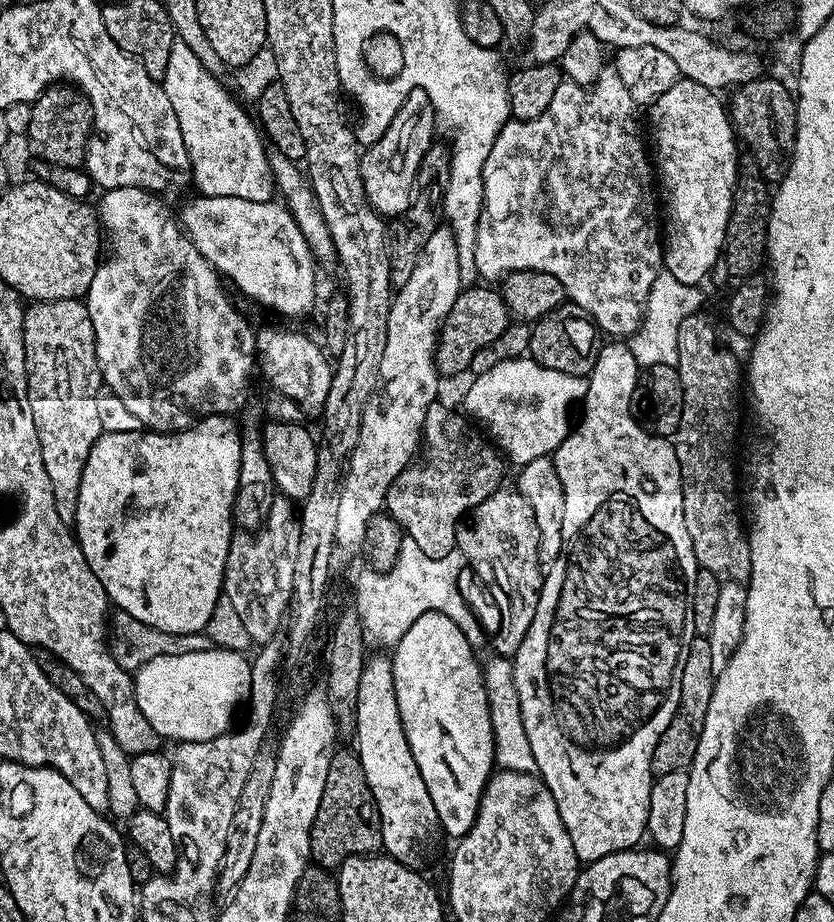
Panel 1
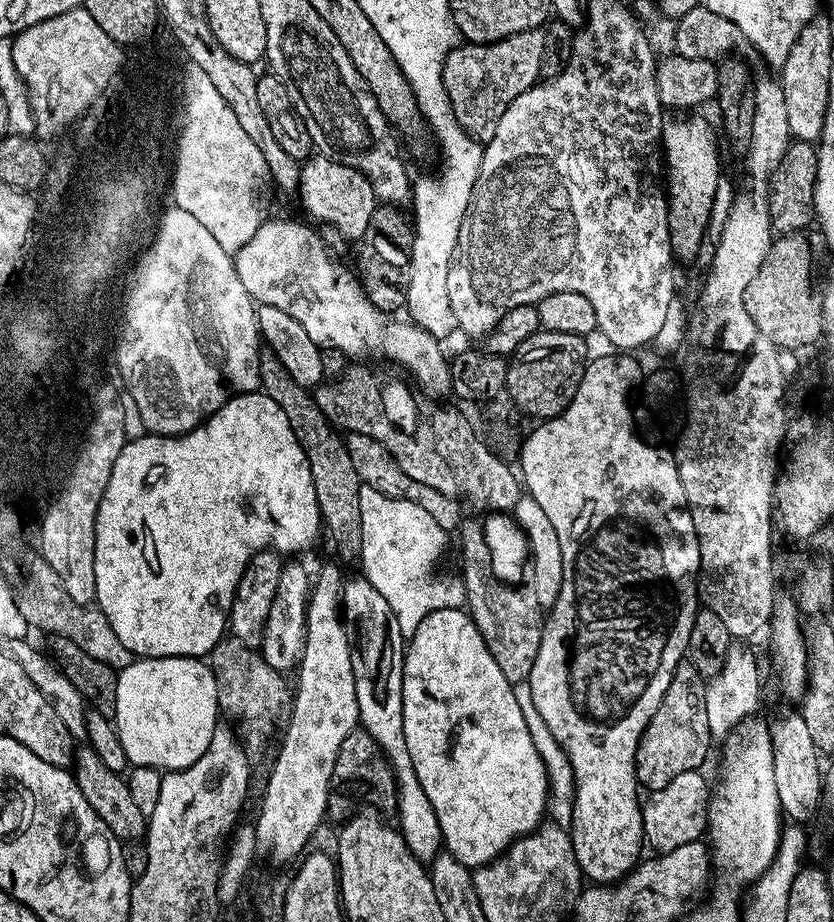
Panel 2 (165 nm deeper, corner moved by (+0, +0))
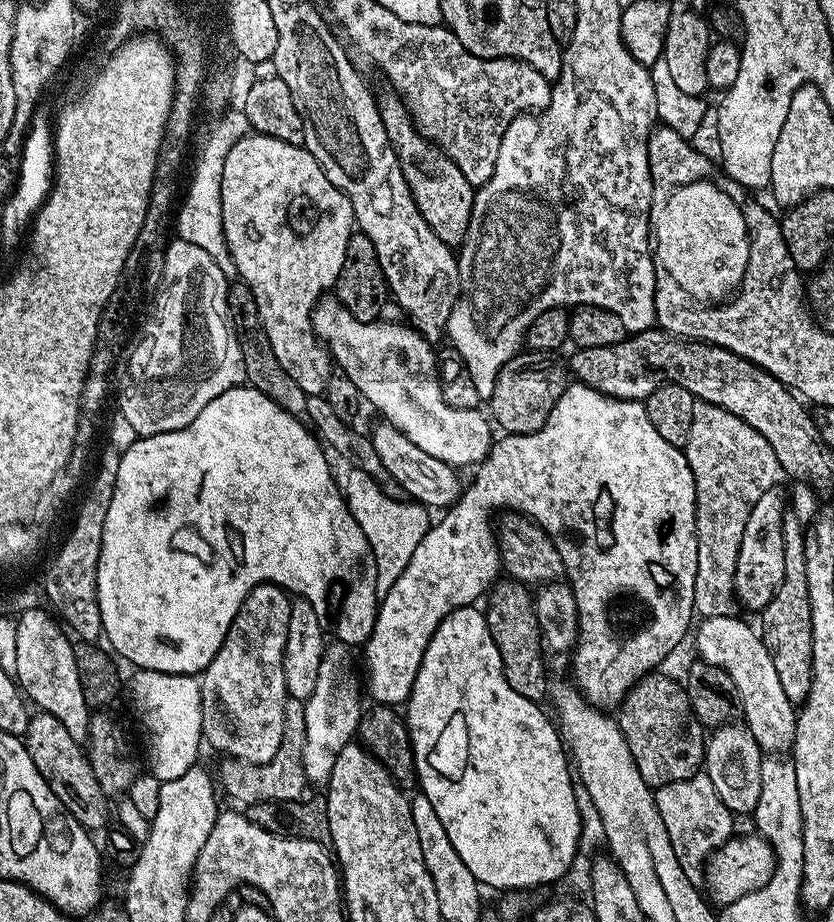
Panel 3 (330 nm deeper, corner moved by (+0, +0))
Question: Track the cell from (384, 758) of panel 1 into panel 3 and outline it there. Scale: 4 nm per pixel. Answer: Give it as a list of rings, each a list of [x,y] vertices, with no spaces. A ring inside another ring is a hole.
[[[251,386],[231,388],[218,394],[218,398],[208,403],[202,414],[198,414],[198,418],[194,418],[194,422],[190,422],[185,428],[139,437],[129,449],[121,451],[118,478],[114,494],[110,498],[110,510],[106,510],[102,550],[96,571],[96,601],[102,614],[103,635],[106,640],[108,636],[112,643],[111,651],[121,661],[129,660],[130,663],[137,664],[137,669],[146,672],[183,676],[203,673],[214,654],[218,654],[246,594],[250,594],[250,590],[259,584],[276,584],[279,588],[308,600],[310,606],[314,606],[314,614],[332,619],[332,628],[336,631],[335,639],[339,643],[349,646],[363,645],[374,630],[378,607],[375,571],[372,565],[374,548],[349,510],[341,485],[336,485],[327,455],[329,456],[329,453],[318,439],[317,433],[301,417],[291,416],[286,410],[282,410],[282,406],[278,406],[270,398],[266,398],[266,394]]]

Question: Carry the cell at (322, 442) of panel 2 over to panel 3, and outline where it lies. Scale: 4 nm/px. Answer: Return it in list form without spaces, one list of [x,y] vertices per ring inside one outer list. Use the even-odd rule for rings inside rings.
[[[229,283],[228,314],[232,327],[238,330],[245,381],[262,394],[266,394],[266,398],[270,398],[278,406],[282,406],[282,410],[286,410],[291,416],[306,417],[308,396],[302,390],[302,386],[298,386],[298,382],[294,382],[294,378],[290,378],[290,374],[286,374],[286,370],[282,370],[282,362],[278,362],[277,356],[274,355],[274,346],[270,346],[270,338],[266,338],[264,324],[256,309],[256,299],[248,284]]]

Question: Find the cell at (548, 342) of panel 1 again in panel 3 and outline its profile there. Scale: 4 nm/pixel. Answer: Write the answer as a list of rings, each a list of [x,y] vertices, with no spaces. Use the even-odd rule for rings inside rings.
[[[521,350],[506,362],[506,366],[502,366],[490,401],[491,419],[501,433],[514,436],[530,434],[548,422],[550,410],[554,410],[558,398],[570,383],[569,369],[565,365],[563,368],[556,358],[547,352]]]

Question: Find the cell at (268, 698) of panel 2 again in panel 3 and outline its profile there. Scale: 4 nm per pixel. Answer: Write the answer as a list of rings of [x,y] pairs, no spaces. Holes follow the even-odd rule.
[[[289,699],[284,703],[284,729],[282,730],[282,746],[278,746],[278,754],[270,762],[259,766],[246,764],[243,760],[231,758],[221,759],[220,776],[218,772],[218,784],[232,800],[237,800],[240,806],[247,806],[254,803],[266,803],[271,800],[292,800],[299,801],[304,795],[304,788],[309,787],[308,779],[302,766],[302,750],[306,746],[306,714],[304,713],[304,701]]]

